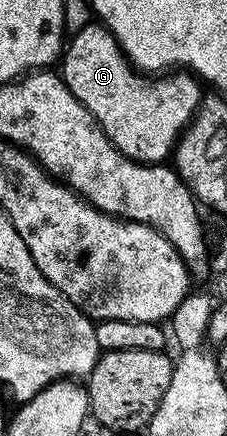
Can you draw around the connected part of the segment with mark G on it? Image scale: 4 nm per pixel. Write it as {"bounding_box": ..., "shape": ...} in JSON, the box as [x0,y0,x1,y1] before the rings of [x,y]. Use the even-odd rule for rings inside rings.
{"bounding_box":[59,21,203,164],"shape":[[[100,21],[88,23],[71,36],[63,51],[59,74],[67,89],[107,133],[115,149],[136,163],[164,164],[203,98],[202,84],[188,70],[177,69],[156,77],[138,73]]]}

